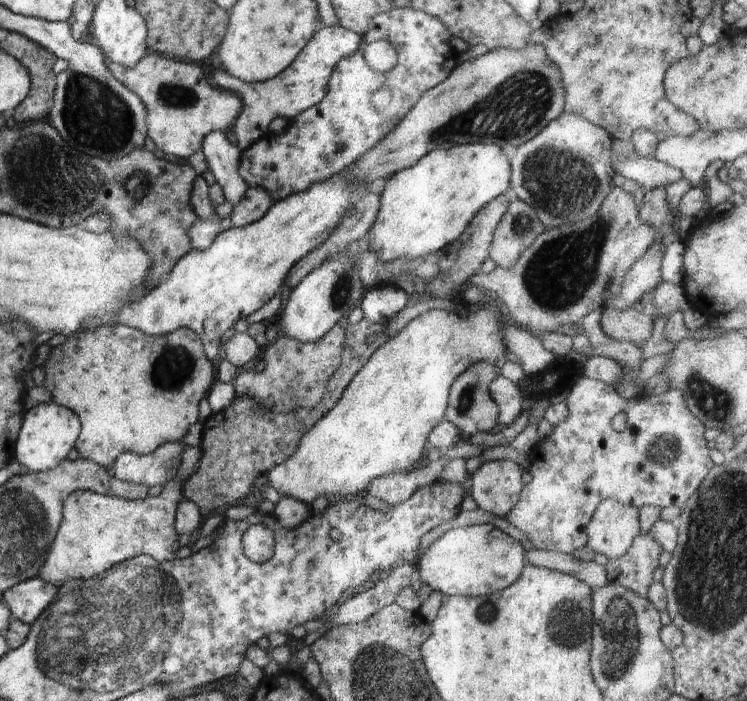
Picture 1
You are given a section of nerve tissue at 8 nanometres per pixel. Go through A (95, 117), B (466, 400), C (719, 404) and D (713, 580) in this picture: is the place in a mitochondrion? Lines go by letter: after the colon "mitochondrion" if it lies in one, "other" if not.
A: mitochondrion
B: mitochondrion
C: mitochondrion
D: mitochondrion

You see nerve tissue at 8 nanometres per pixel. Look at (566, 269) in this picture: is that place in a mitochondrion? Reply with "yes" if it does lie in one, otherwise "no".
yes

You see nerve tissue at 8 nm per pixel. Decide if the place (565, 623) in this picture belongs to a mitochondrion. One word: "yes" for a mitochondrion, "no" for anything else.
yes

